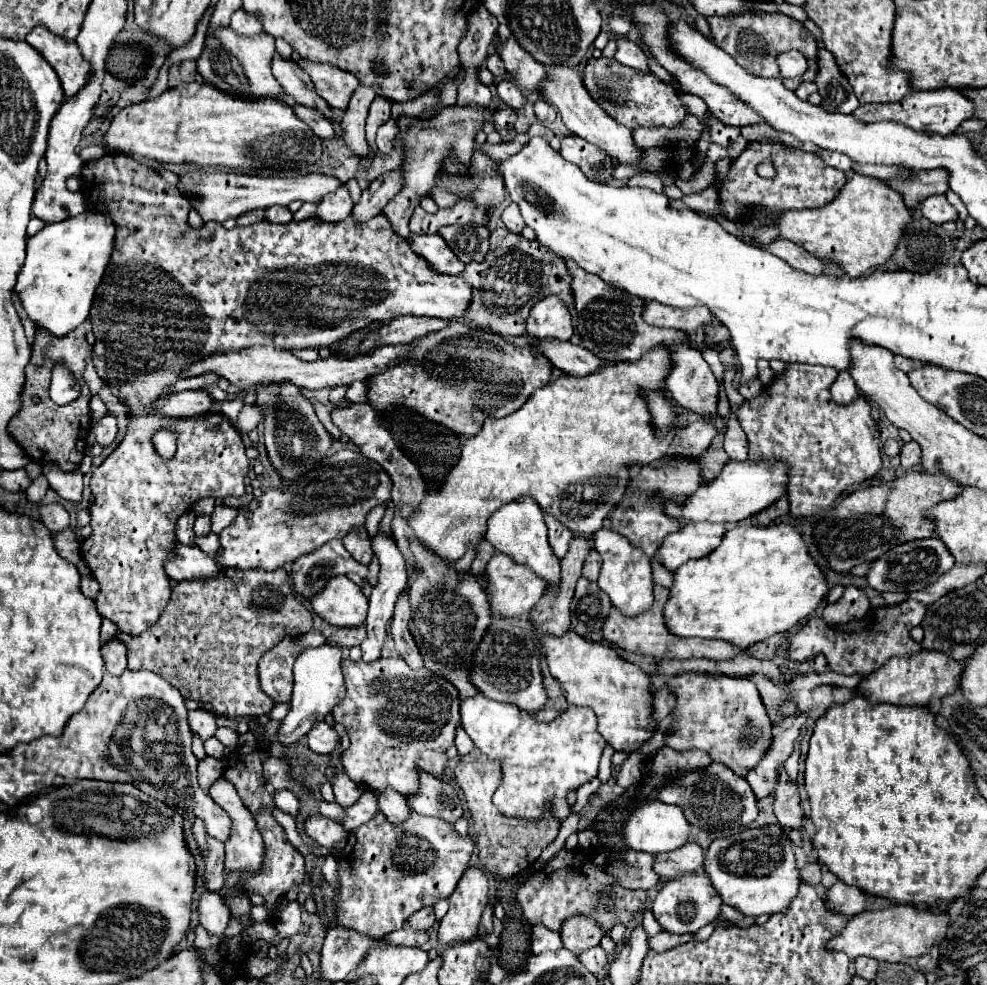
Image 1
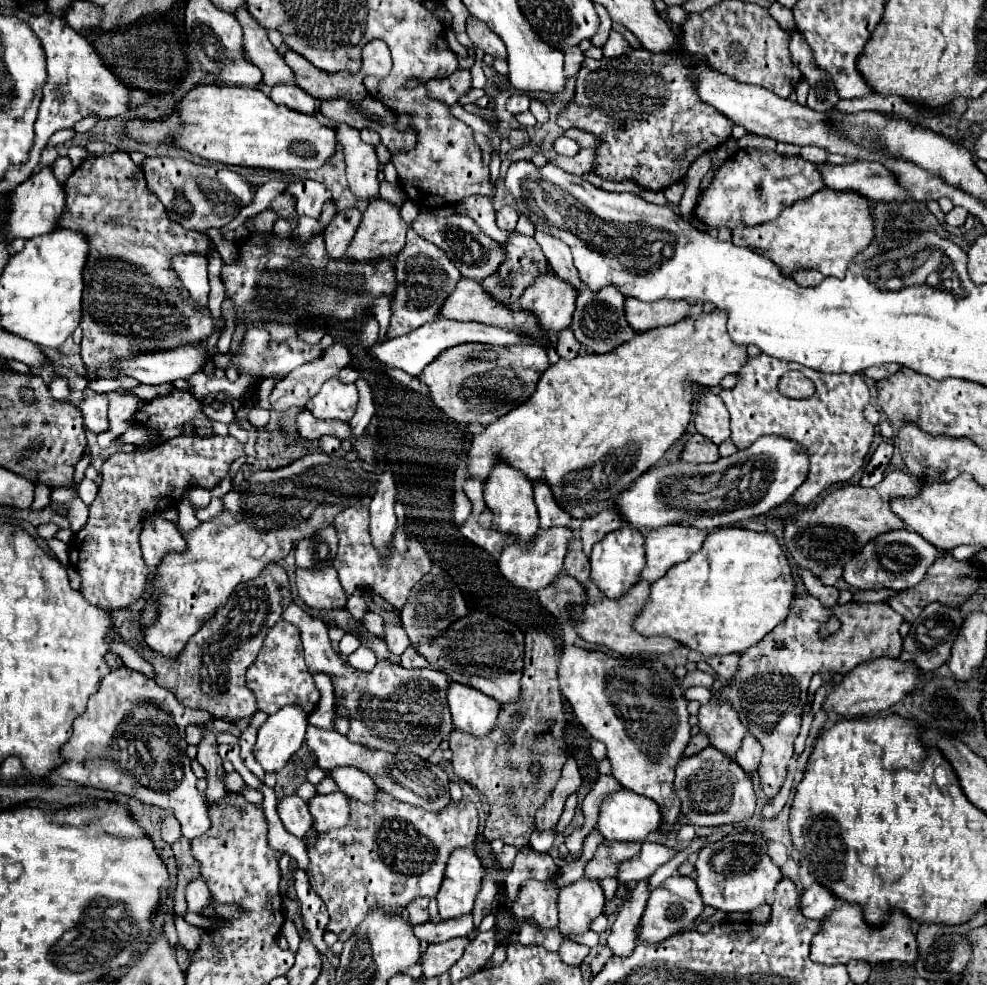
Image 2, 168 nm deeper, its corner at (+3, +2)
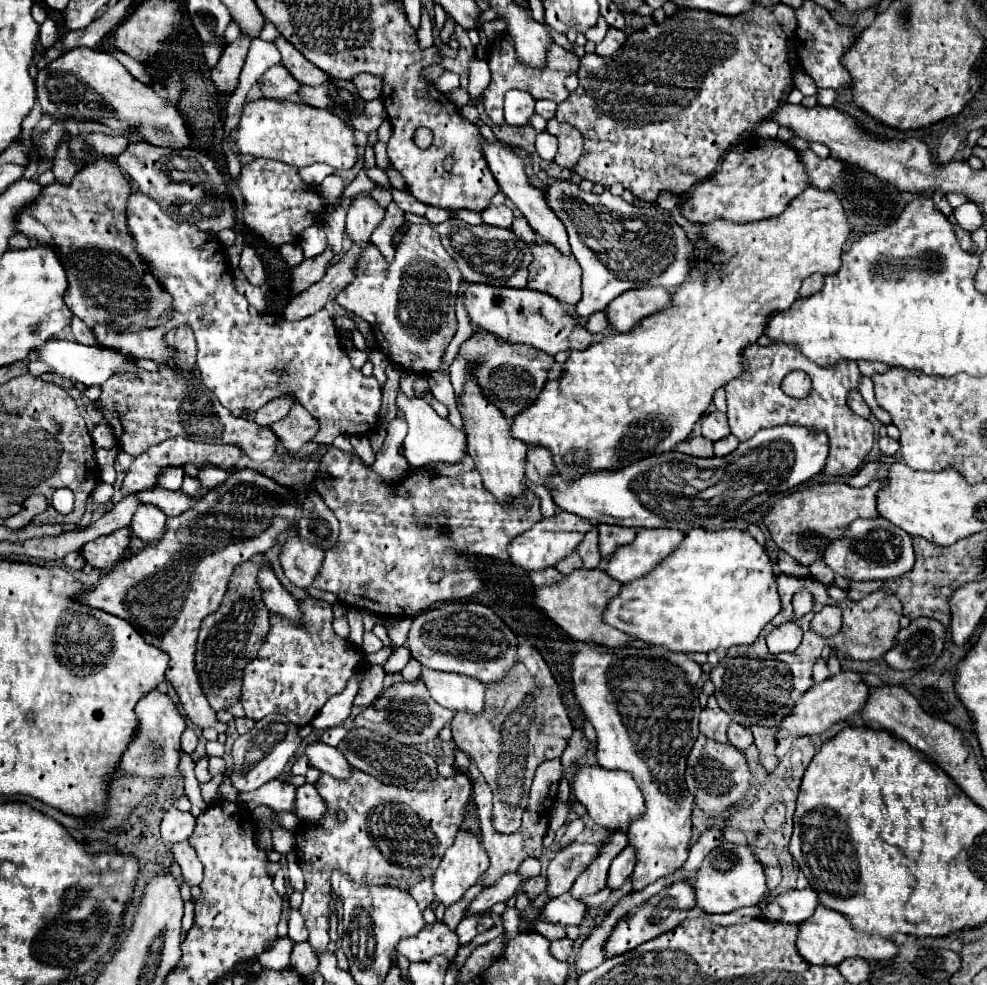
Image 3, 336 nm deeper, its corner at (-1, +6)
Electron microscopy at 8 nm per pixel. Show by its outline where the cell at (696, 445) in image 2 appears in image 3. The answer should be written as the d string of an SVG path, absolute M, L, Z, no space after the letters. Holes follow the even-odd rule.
M688 437L686 441L674 445L674 451L694 455L694 457L712 457L714 455L712 443L708 439L704 439L704 437Z

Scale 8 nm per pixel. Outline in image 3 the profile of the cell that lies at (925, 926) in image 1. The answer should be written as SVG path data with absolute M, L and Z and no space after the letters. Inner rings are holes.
M822 905L814 911L812 917L808 917L800 925L796 937L796 949L798 955L806 957L806 961L812 965L838 965L848 957L862 957L866 961L884 961L884 959L892 959L898 953L898 947L890 939L858 933L856 929L852 929L850 921L842 913L836 913Z

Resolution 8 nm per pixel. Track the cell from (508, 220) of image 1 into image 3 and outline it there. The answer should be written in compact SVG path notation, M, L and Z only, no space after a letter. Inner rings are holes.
M488 205L484 211L482 211L482 223L486 225L494 225L494 227L510 227L512 225L512 219L514 219L514 213L506 207L506 205Z

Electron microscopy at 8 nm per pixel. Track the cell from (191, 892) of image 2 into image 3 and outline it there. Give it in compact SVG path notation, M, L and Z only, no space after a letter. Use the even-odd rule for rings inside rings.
M188 841L182 843L174 843L168 849L174 857L174 861L180 865L184 881L192 887L192 885L200 885L202 883L202 863L198 859L198 855L194 853L194 849L190 847Z

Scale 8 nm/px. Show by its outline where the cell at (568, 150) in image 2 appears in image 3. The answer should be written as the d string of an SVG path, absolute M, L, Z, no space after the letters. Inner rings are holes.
M548 131L538 133L536 137L536 153L544 159L544 161L552 161L556 155L556 147L558 147L558 139L554 135L550 135Z

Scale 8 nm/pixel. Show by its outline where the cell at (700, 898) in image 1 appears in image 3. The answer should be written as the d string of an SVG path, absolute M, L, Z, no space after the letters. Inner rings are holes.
M674 883L666 889L662 889L658 895L654 895L652 899L644 901L640 907L634 907L630 909L618 923L616 927L612 929L612 933L608 935L606 943L604 943L604 951L608 957L614 957L614 955L620 955L620 953L628 953L632 949L636 949L638 945L650 941L650 939L656 939L658 935L678 927L688 911L696 905L696 893L694 889L688 885L688 883Z

